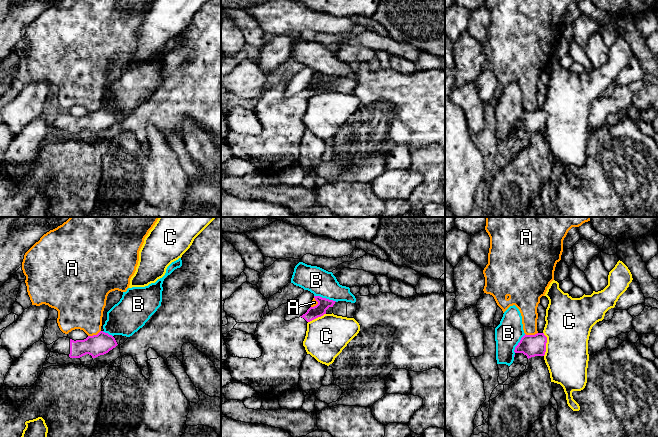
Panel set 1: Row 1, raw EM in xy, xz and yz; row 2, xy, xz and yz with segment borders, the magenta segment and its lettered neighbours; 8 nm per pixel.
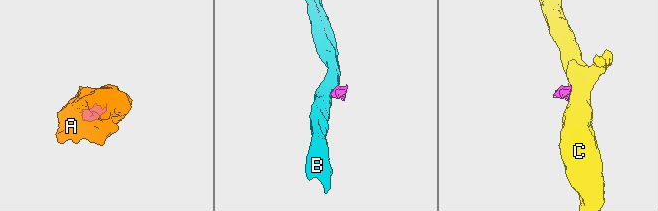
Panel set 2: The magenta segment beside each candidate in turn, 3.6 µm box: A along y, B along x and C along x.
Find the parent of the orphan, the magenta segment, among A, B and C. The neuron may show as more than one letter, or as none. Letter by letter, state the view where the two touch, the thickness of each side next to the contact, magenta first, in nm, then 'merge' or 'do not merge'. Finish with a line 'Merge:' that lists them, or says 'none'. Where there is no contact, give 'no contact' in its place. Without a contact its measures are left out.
A: contact in xy; calibres 170 and 360 nm; do not merge
B: contact in xz; calibres 100 and 220 nm; do not merge
C: contact in yz; calibres 180 and 360 nm; do not merge
Merge: none

